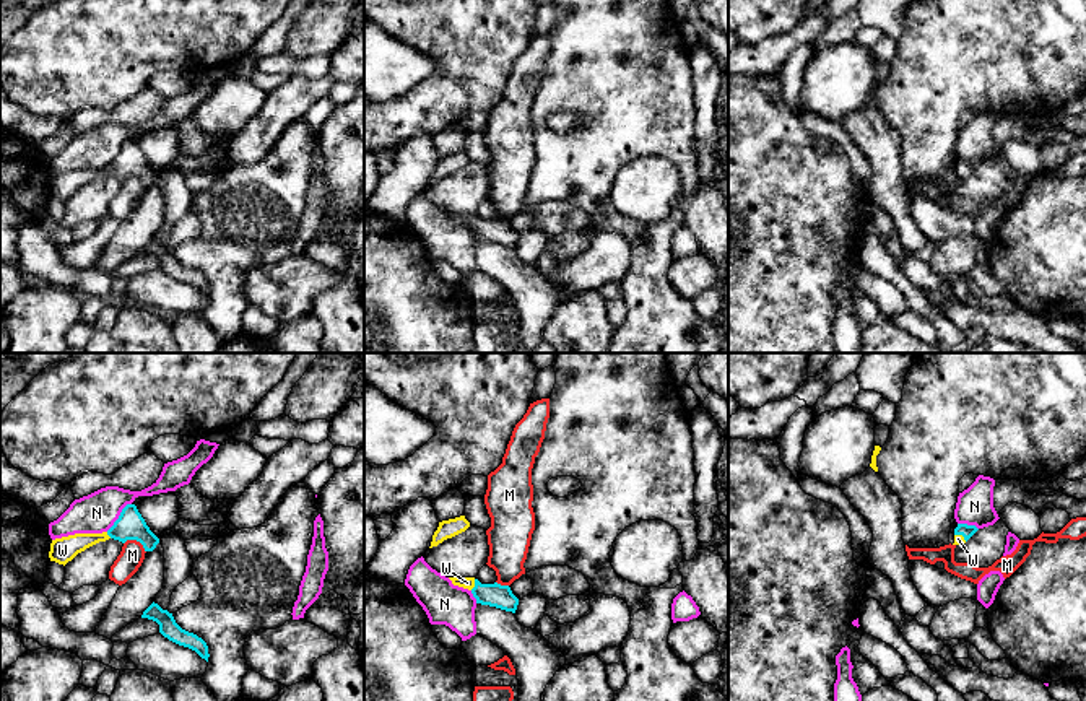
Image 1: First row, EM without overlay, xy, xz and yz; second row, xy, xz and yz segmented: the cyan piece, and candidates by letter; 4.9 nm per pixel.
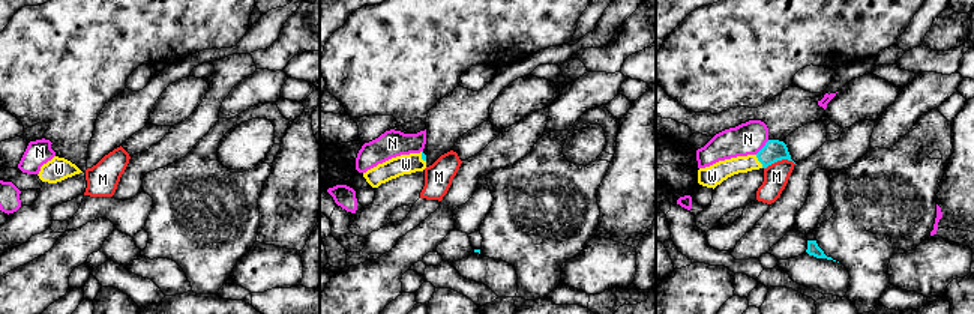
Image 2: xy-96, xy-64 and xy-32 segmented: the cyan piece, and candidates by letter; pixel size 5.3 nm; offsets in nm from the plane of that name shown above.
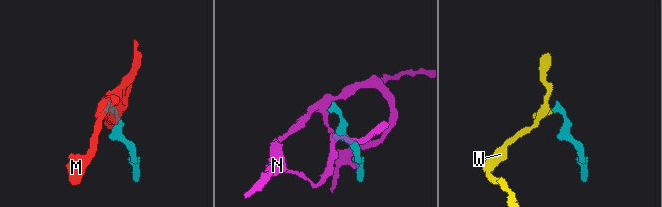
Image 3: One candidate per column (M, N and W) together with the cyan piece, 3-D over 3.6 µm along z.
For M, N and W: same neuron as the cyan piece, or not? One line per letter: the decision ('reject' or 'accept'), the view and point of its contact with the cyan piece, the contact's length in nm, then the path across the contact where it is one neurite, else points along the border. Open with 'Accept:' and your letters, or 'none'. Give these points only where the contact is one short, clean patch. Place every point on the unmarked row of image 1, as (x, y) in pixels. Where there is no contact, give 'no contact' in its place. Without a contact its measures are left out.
Accept: W
M: reject; contact xy (137, 176); length 120 nm; border xy (124, 178), (135, 176), (145, 187)
N: reject; contact xy (119, 152); length 190 nm
W: accept; contact xz (475, 220); length 60 nm; way xz (498, 231), (485, 230), (475, 220), (467, 218)

